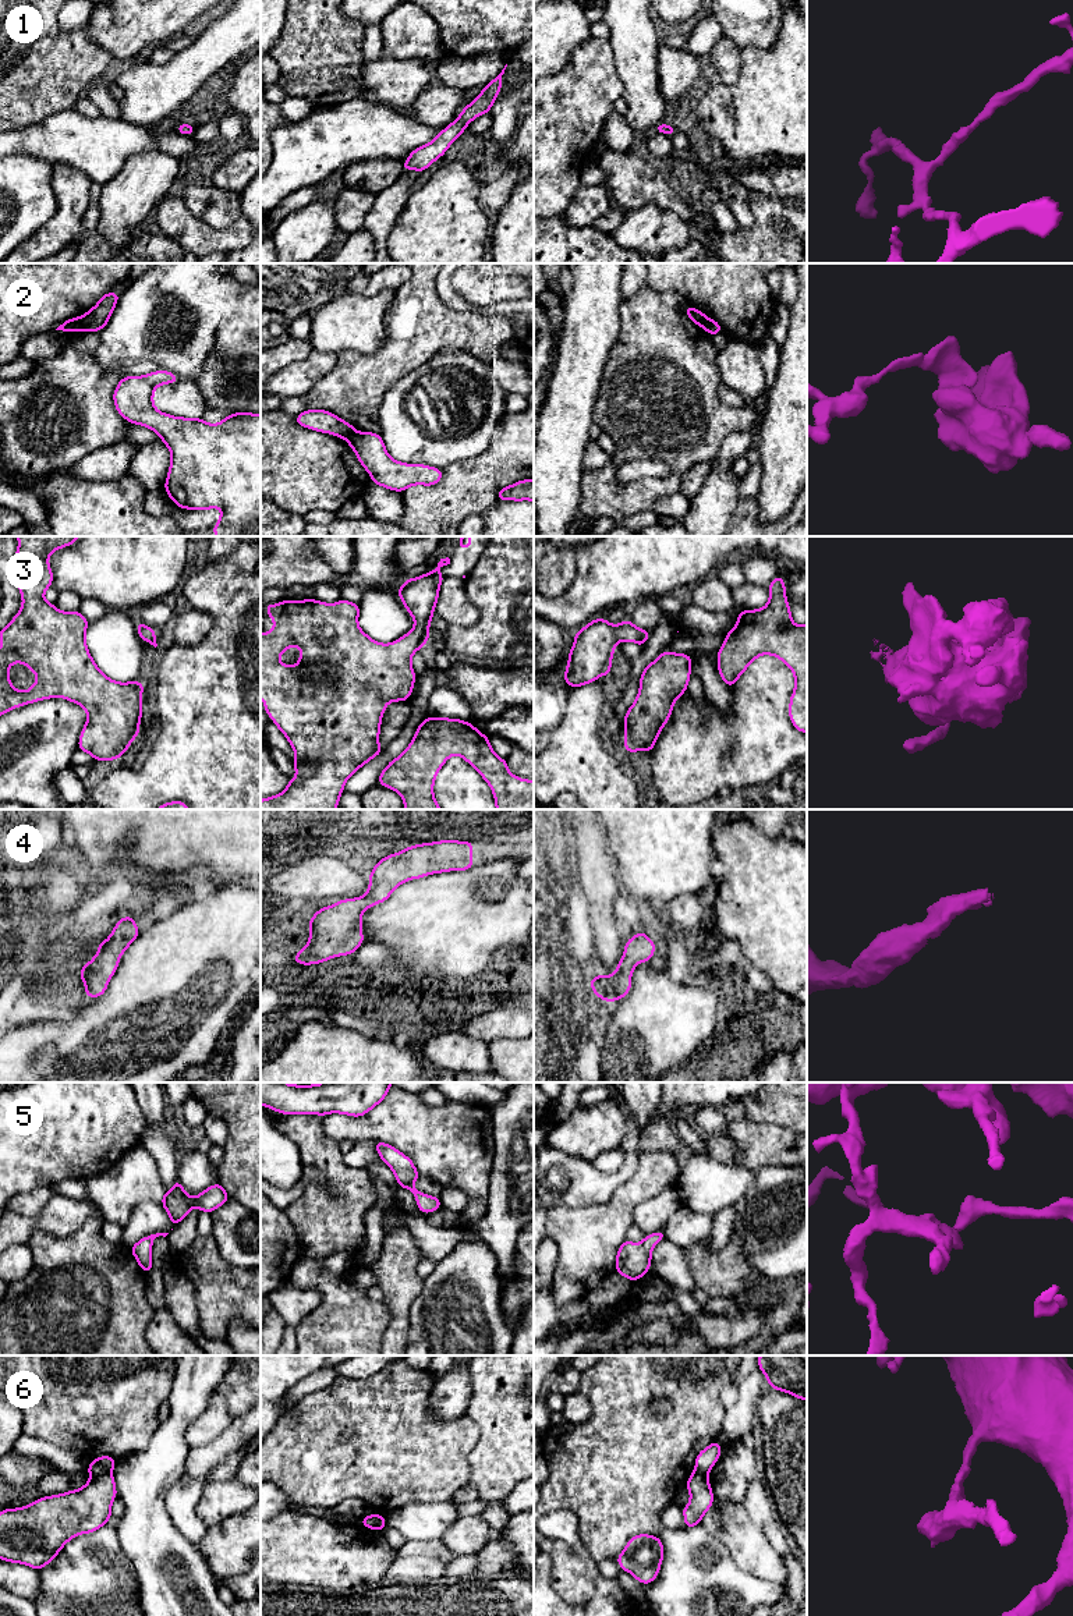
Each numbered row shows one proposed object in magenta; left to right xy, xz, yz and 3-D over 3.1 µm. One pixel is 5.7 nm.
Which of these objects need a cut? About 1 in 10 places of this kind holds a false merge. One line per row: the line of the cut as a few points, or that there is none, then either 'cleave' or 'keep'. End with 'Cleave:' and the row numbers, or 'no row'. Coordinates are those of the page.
1: no cut; keep
2: cut in xy along (81, 316), (75, 329); cleave
3: no cut; keep
4: no cut; keep
5: no cut; keep
6: cut in xy along (110, 1471), (92, 1478); cleave
Cleave: 2, 6

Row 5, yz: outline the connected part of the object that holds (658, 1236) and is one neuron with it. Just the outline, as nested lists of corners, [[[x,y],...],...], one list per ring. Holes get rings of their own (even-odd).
[[[662,1230],[645,1236],[645,1238],[638,1244],[626,1240],[617,1250],[616,1272],[631,1282],[642,1277],[652,1264],[652,1248],[665,1237],[665,1230]]]

